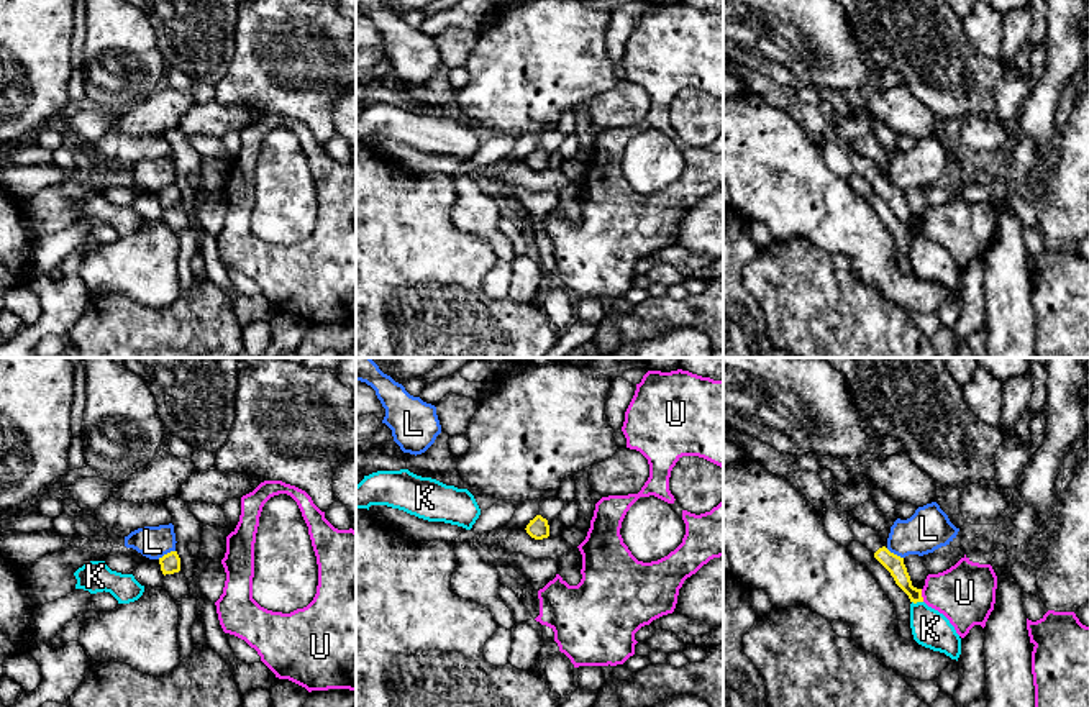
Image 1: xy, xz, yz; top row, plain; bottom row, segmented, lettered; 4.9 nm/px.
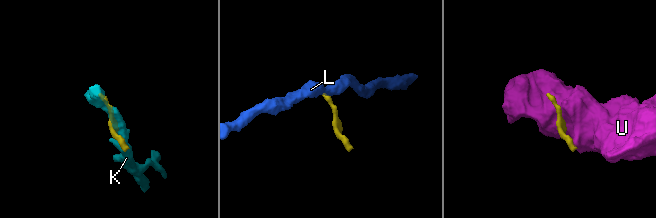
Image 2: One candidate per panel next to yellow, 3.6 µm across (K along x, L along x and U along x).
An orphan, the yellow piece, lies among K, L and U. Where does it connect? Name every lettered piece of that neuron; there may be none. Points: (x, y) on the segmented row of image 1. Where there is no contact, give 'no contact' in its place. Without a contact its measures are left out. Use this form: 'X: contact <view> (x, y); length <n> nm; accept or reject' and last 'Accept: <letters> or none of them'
K: contact yz (917, 601); length 60 nm; reject
L: contact xy (168, 553); length 100 nm; reject
U: contact yz (920, 596); length 70 nm; reject
Accept: none of them

